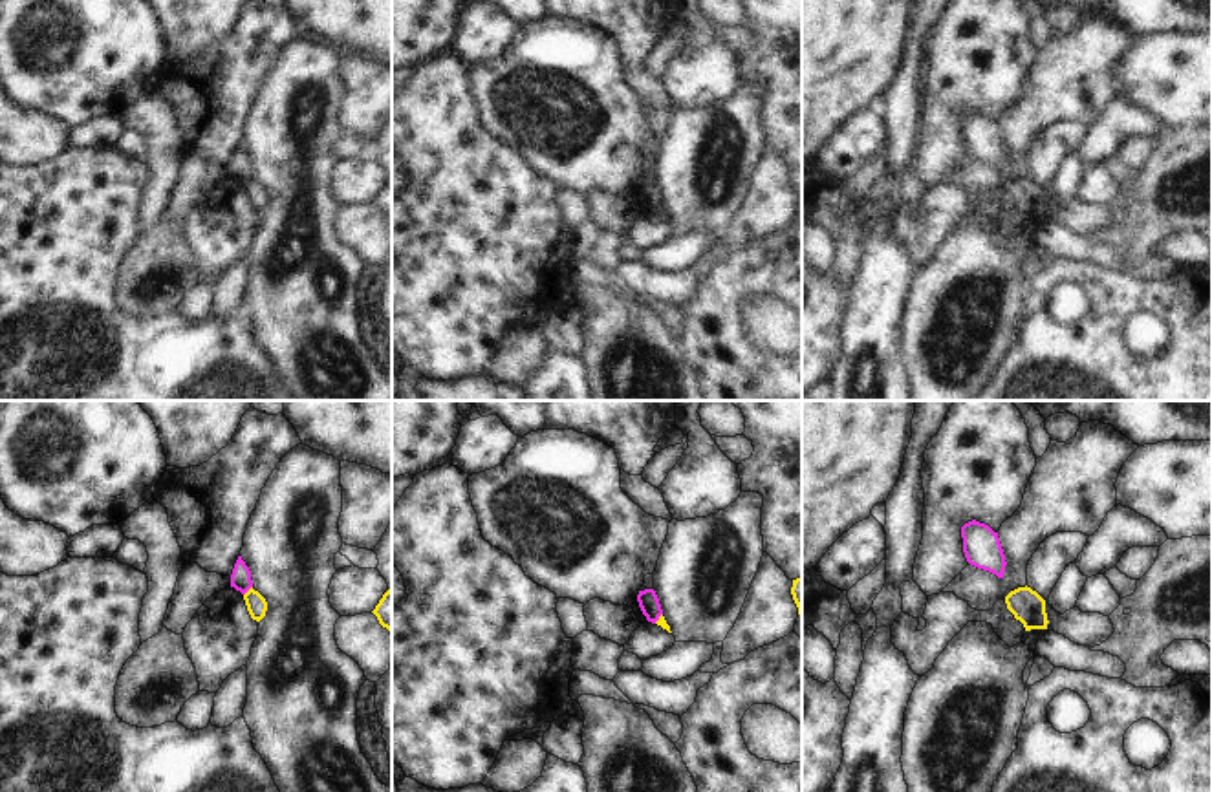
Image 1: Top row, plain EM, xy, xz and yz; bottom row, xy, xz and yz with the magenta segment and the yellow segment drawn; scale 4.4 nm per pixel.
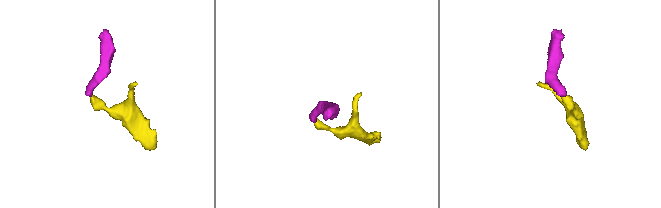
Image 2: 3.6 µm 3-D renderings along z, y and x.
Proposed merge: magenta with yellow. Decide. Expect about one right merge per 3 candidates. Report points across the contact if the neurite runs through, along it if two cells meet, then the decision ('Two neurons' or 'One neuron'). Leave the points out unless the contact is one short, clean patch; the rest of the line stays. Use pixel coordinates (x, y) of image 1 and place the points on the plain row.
Boundary: xy (251, 176), (244, 185). Two neurons.

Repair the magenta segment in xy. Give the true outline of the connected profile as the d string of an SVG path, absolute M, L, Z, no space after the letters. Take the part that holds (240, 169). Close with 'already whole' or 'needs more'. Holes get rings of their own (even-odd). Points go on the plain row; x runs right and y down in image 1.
M238 146L238 150L234 154L234 159L231 165L231 177L240 181L242 185L245 185L253 177L251 161L245 155L245 152L242 150L242 146Z; already whole

